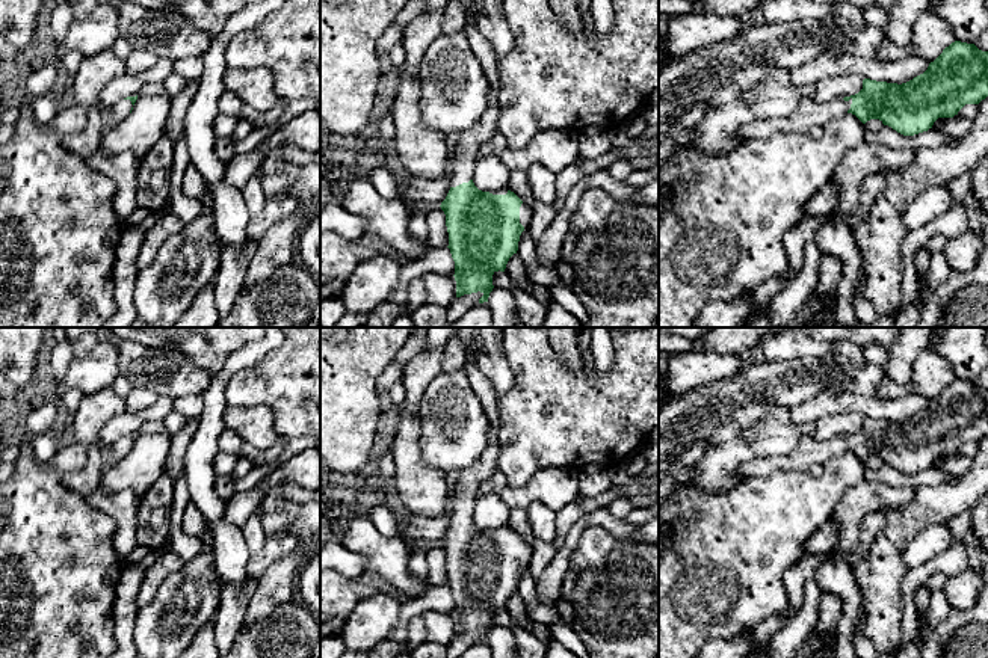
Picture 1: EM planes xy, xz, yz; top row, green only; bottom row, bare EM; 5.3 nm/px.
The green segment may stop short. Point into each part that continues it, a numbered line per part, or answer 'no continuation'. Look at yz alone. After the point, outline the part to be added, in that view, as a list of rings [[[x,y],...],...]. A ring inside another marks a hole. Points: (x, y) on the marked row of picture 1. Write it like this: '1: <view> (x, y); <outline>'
1: yz (810, 113); [[[852,98],[819,103],[801,100],[796,112],[787,118],[766,118],[743,124],[737,130],[742,139],[772,137],[778,133],[810,133],[813,127],[823,127],[828,121],[841,118],[851,109]]]

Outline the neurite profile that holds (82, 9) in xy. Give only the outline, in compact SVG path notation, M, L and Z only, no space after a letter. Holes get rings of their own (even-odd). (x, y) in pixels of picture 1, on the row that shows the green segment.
M77 0L71 3L76 20L88 18L98 6L98 0Z

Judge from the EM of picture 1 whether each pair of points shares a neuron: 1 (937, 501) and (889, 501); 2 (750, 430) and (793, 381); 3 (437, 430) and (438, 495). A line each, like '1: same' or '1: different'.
1: different
2: different
3: different

